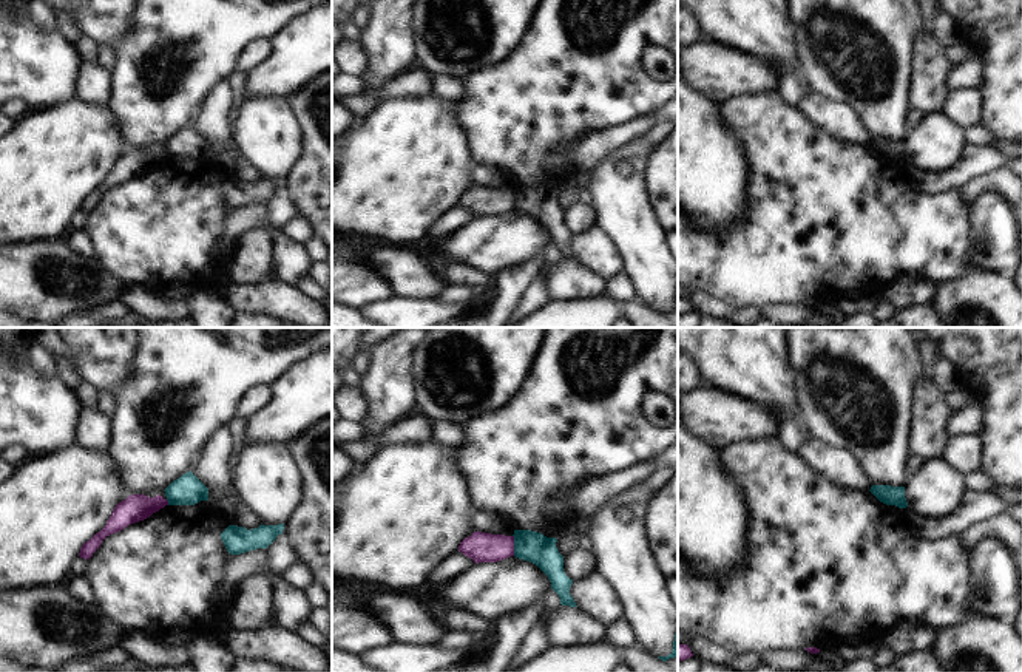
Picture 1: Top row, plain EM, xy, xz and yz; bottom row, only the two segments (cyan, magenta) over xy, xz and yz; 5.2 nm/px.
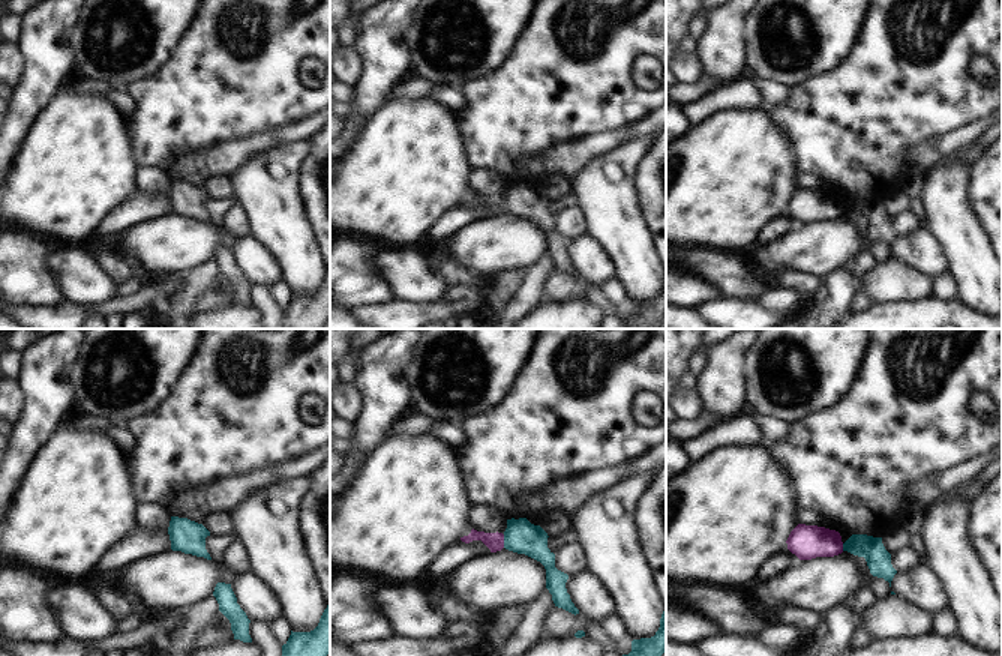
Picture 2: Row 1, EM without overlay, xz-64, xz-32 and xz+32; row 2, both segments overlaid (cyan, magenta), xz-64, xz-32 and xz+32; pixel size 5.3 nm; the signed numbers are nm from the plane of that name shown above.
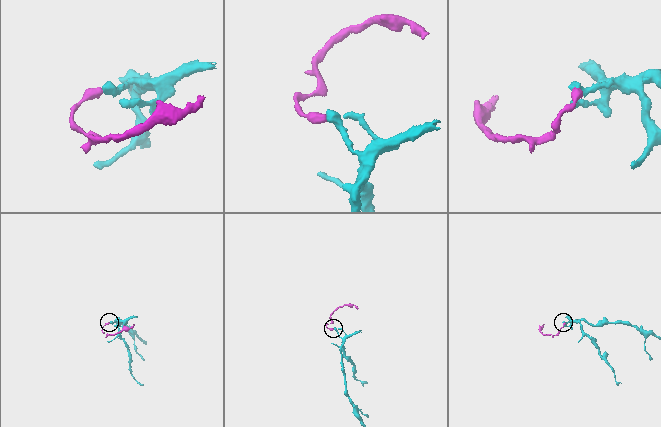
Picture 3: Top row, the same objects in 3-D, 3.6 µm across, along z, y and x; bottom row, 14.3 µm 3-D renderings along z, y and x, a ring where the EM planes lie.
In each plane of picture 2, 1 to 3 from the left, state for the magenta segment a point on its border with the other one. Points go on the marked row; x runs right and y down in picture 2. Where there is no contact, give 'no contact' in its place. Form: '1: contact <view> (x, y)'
1: no contact
2: contact xz-32 (504, 541)
3: contact xz+32 (843, 547)

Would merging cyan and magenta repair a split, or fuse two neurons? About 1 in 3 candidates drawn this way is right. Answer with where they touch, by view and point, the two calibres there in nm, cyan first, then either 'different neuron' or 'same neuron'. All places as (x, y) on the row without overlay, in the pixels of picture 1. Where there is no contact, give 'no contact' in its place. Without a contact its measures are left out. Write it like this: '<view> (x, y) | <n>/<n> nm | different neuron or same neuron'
xz (514, 200) | 160/160 nm | different neuron

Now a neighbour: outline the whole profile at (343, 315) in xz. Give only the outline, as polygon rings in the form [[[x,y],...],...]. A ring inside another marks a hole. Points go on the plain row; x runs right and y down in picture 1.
[[[332,303],[332,328],[380,328],[369,323],[358,309]]]

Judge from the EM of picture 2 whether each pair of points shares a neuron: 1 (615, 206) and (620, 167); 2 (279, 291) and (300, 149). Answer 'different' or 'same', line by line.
1: same
2: different

